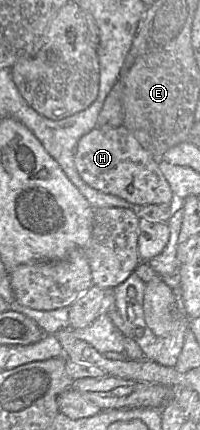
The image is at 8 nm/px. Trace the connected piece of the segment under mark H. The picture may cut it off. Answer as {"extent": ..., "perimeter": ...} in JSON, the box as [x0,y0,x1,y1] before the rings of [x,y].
{"extent":[74,126,178,206],"perimeter":[[[123,126],[110,129],[95,127],[82,136],[75,150],[74,164],[88,186],[122,198],[134,206],[178,202],[158,167],[157,159]]]}

